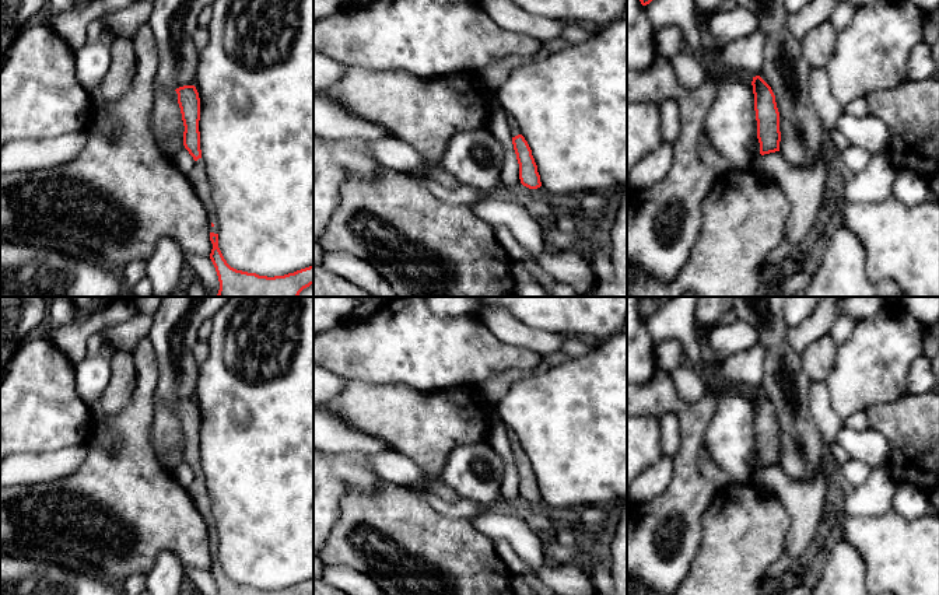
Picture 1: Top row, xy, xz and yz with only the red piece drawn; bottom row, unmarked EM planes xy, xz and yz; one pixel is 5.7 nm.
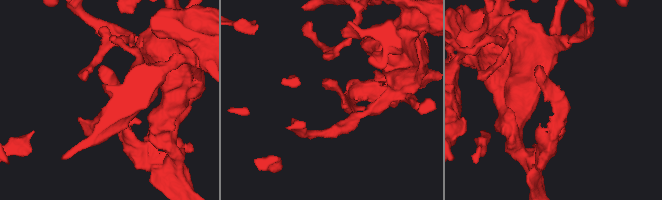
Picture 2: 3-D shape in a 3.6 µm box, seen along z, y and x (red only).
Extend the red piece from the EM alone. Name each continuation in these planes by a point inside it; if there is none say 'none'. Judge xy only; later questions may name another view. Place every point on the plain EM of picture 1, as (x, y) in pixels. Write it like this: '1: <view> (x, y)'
1: xy (198, 490)

